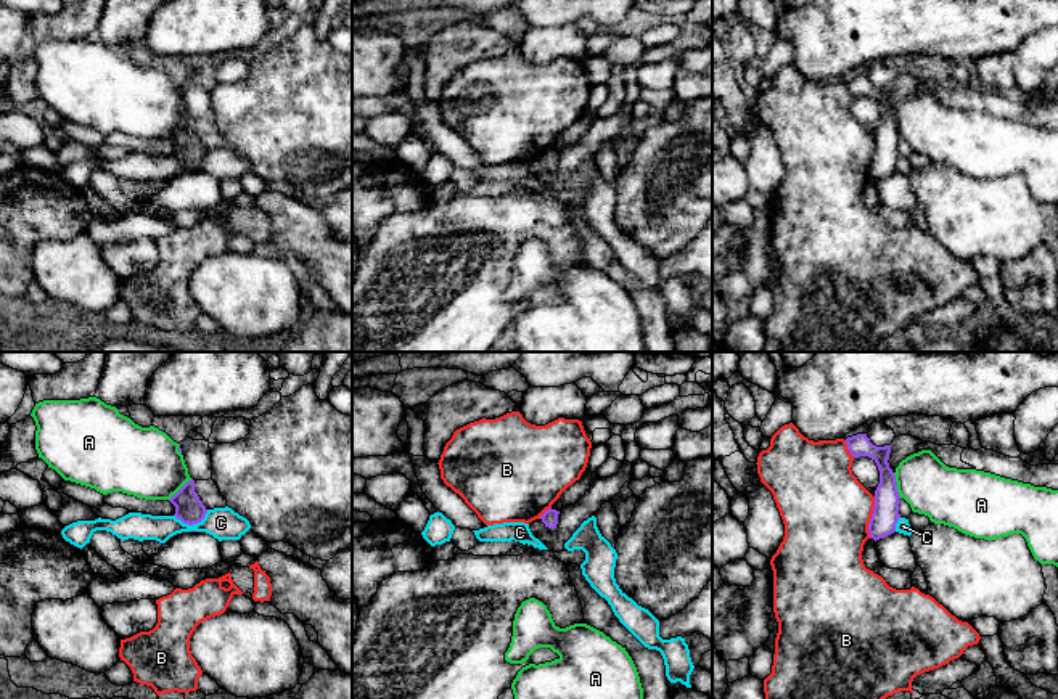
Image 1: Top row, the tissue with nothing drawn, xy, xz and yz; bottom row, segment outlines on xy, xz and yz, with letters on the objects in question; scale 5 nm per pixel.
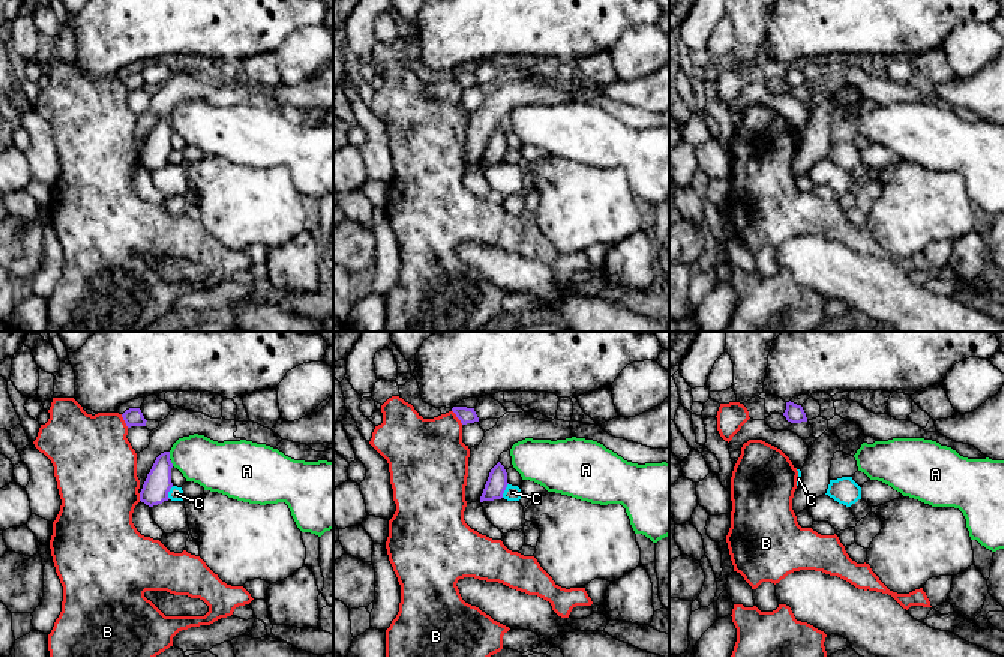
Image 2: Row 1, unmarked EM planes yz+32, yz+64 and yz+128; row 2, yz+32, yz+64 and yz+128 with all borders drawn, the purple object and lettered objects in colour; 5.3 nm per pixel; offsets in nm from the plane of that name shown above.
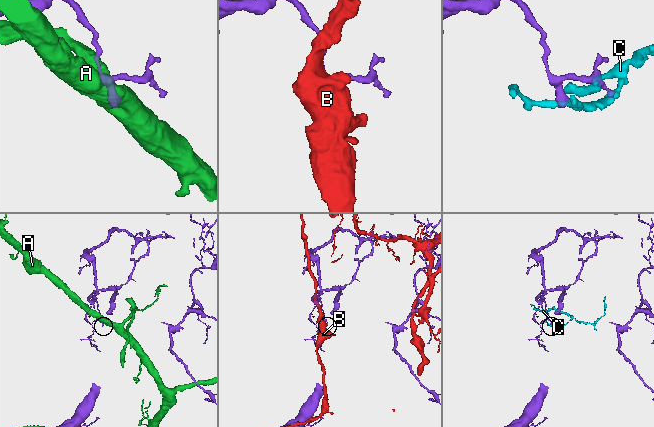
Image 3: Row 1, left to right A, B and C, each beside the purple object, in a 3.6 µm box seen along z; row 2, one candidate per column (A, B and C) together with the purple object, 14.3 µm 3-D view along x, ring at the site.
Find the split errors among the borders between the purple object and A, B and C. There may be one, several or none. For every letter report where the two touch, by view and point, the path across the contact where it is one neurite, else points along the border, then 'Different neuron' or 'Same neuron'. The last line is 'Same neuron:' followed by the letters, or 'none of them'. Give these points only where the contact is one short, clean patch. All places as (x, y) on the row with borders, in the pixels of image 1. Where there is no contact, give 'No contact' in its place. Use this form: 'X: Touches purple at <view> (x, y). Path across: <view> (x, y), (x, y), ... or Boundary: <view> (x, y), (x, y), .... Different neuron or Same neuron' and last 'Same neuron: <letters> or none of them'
A: Touches purple at xy (180, 489). Different neuron
B: Touches purple at yz (872, 518). Different neuron
C: Touches purple at xy (192, 524). Boundary: xy (208, 510), (200, 521), (192, 524), (184, 524), (174, 515). Different neuron
Same neuron: none of them

